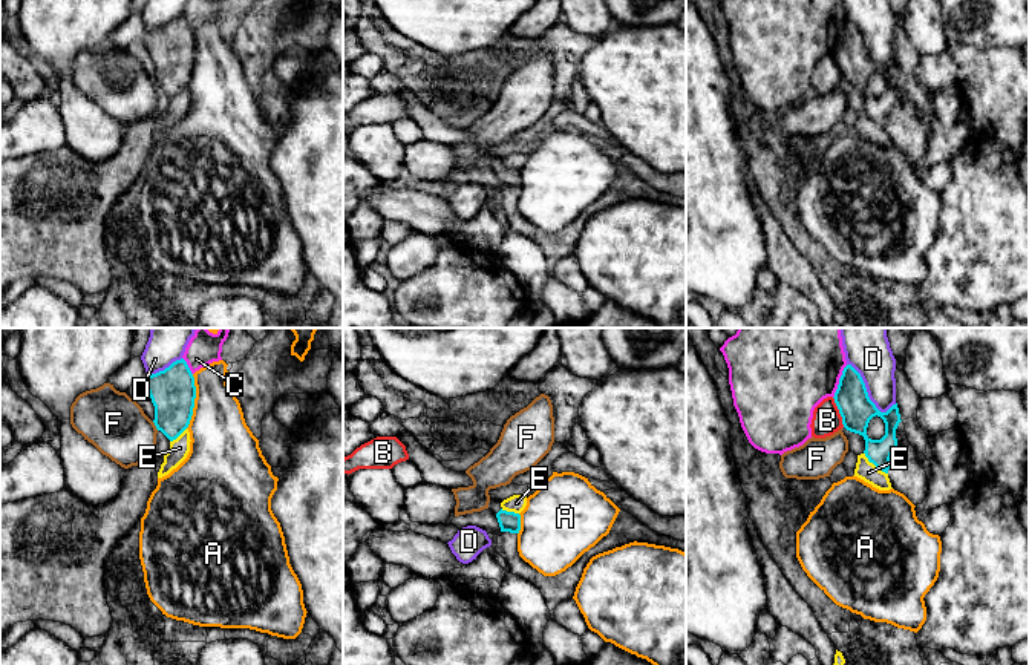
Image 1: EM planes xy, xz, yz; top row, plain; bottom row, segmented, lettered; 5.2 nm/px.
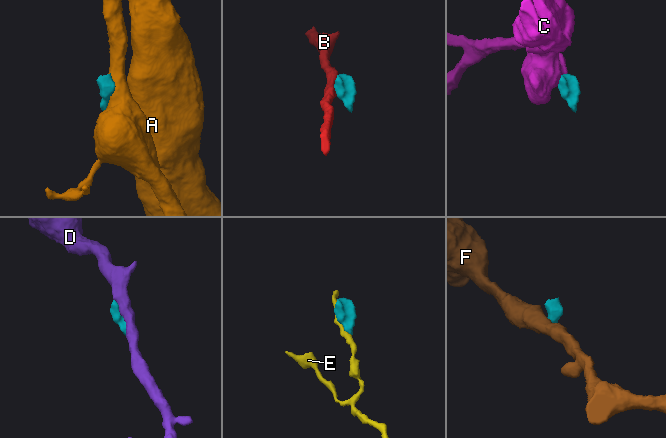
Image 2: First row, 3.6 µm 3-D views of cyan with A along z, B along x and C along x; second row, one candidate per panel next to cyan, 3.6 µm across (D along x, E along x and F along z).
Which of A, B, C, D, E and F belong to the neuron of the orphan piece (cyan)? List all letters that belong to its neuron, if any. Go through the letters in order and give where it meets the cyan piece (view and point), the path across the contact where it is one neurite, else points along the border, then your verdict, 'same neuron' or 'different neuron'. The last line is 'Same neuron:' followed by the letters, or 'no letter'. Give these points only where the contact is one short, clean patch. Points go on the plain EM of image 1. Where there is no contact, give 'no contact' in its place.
A: meets cyan in xy at (193, 58); different neuron
B: meets cyan in yz at (839, 69); border along yz (832, 54), (844, 83); different neuron
C: meets cyan in yz at (839, 39); border along yz (847, 22), (833, 54); different neuron
D: meets cyan in yz at (867, 51); border along yz (847, 20), (859, 31), (868, 55), (881, 68), (896, 60); different neuron
E: meets cyan in yz at (875, 121); different neuron
F: meets cyan in xy at (155, 81); border along xy (152, 78), (158, 86); different neuron
Same neuron: no letter

